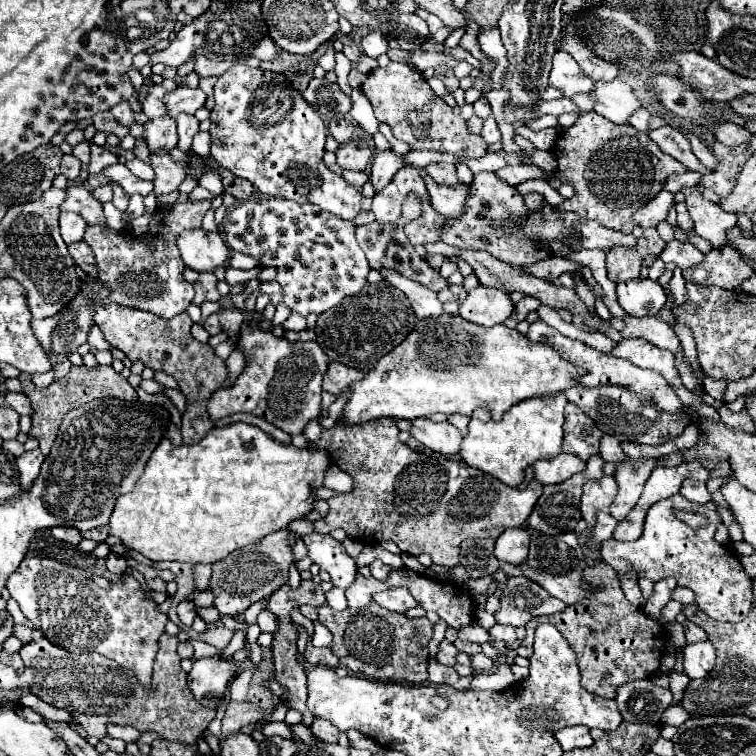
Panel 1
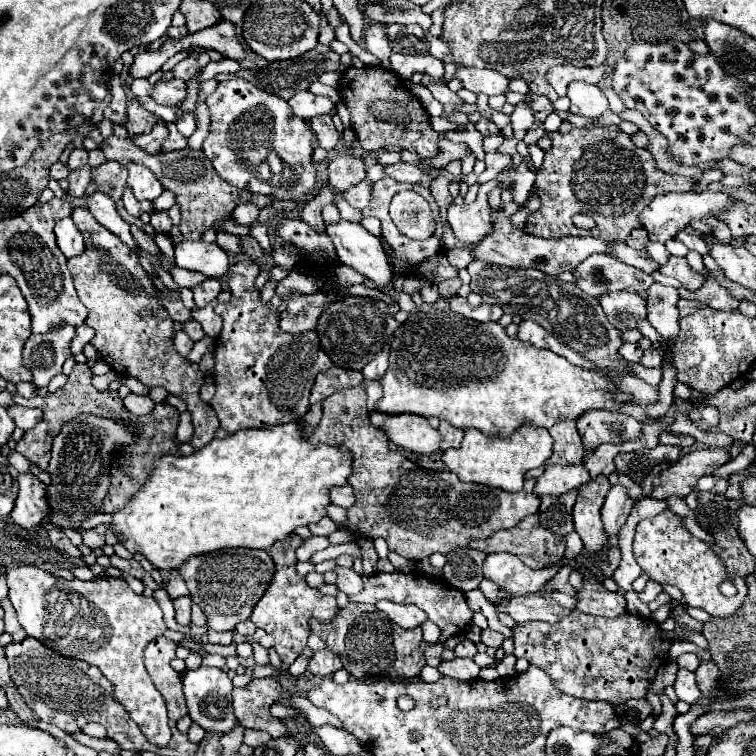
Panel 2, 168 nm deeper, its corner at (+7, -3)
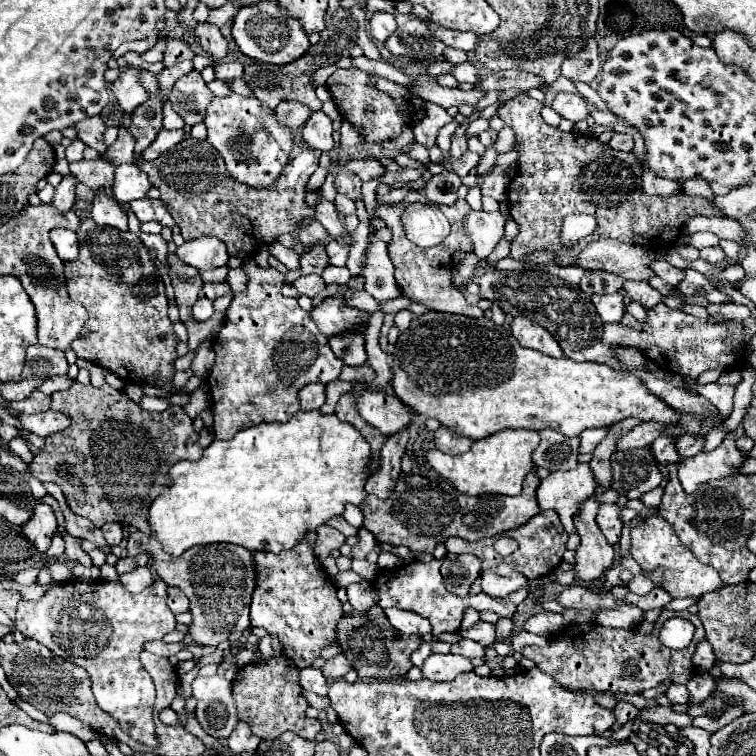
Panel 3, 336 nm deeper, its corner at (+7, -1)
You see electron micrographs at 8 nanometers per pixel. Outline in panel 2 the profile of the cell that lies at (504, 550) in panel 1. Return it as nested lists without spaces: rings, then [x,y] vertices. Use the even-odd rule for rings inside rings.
[[[498,552],[498,554],[488,554],[488,558],[486,558],[484,566],[482,566],[482,572],[484,572],[484,578],[492,580],[494,584],[498,584],[500,590],[504,590],[506,594],[510,594],[510,596],[522,594],[524,596],[524,594],[536,594],[536,592],[540,592],[542,586],[548,580],[552,580],[562,566],[564,564],[560,564],[560,566],[548,566],[548,568],[542,568],[542,570],[532,570],[532,568],[524,566],[522,560],[518,560],[518,556],[512,556],[508,552]]]

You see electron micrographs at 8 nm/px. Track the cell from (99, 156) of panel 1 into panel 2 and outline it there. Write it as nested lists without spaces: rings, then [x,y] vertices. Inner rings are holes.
[[[88,164],[84,168],[70,170],[70,174],[68,174],[68,196],[74,196],[74,198],[84,196],[84,190],[88,184],[90,184],[90,166]]]

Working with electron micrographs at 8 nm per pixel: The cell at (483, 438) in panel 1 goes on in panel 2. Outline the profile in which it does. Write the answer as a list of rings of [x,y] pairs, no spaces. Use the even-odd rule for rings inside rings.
[[[526,424],[520,426],[520,430],[516,430],[508,438],[488,438],[482,432],[468,430],[458,450],[442,452],[442,462],[450,472],[458,474],[462,482],[484,484],[506,492],[520,492],[524,484],[524,474],[532,468],[544,466],[544,460],[548,460],[550,452],[552,452],[552,436],[548,434],[548,430]]]

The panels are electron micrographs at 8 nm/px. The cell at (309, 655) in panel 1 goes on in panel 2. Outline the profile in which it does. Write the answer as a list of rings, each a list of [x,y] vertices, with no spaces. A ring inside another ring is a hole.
[[[328,648],[324,650],[318,650],[314,652],[310,664],[308,664],[308,670],[314,674],[314,676],[332,676],[336,670],[342,668],[342,662],[338,656],[334,656]]]

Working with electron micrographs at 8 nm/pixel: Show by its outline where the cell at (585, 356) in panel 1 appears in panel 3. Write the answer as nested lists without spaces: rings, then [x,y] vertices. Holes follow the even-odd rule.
[[[514,318],[512,324],[512,334],[514,338],[526,346],[526,348],[534,348],[538,352],[544,352],[548,356],[554,356],[554,358],[560,358],[562,356],[562,350],[558,346],[558,342],[552,338],[552,334],[548,334],[542,326],[538,326],[536,322],[528,320],[528,318]]]

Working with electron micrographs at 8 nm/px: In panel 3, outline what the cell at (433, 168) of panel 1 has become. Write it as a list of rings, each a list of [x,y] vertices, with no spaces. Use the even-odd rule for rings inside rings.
[[[352,158],[344,164],[344,168],[358,174],[364,182],[368,182],[372,178],[380,180],[386,174],[386,166],[378,158]]]

